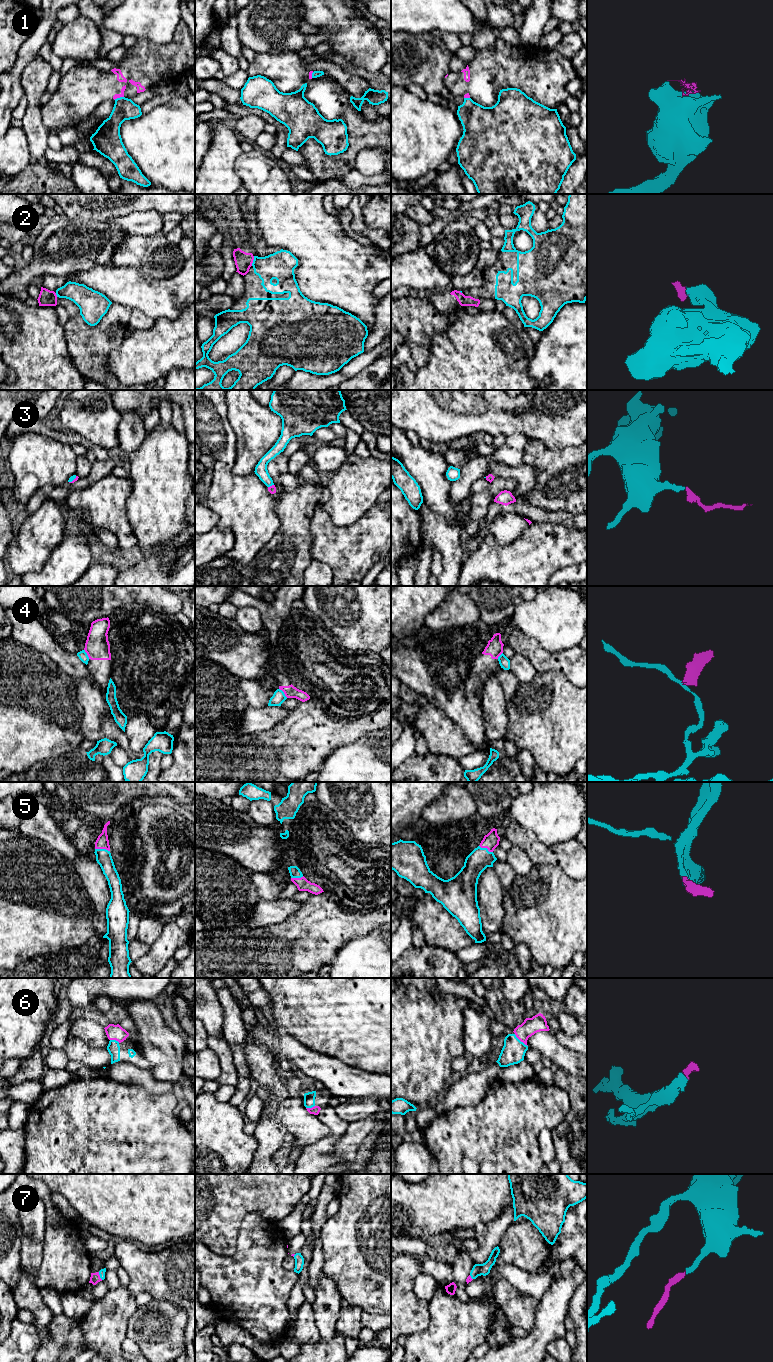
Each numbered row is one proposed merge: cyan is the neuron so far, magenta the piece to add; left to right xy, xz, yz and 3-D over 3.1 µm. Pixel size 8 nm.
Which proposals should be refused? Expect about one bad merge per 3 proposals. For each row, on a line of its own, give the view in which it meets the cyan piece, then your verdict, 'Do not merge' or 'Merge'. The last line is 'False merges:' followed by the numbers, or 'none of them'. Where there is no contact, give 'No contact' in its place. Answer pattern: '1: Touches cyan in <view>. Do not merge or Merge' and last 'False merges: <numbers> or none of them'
1: Touches cyan in xy. Do not merge
2: Touches cyan in xz. Do not merge
3: Touches cyan in xy. Merge
4: Touches cyan in xz. Do not merge
5: Touches cyan in xy. Merge
6: Touches cyan in yz. Merge
7: Touches cyan in xy. Merge
False merges: 1, 2, 4

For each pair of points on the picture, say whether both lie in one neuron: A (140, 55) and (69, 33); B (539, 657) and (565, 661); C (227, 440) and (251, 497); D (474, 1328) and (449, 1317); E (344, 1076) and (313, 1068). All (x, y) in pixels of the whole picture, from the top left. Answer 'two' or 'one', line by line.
A: two
B: one
C: one
D: one
E: one

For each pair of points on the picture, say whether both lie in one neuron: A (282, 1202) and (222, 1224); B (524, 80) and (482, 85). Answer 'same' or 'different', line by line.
A: same
B: same

